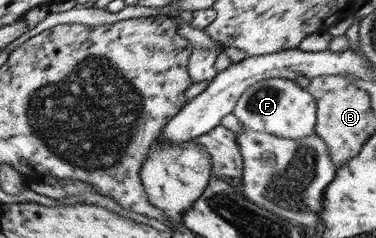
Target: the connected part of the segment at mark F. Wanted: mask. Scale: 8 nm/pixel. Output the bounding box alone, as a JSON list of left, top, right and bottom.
[233,77,316,140]

